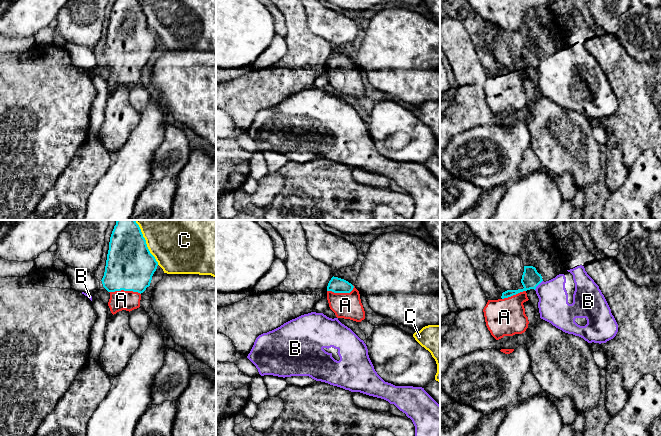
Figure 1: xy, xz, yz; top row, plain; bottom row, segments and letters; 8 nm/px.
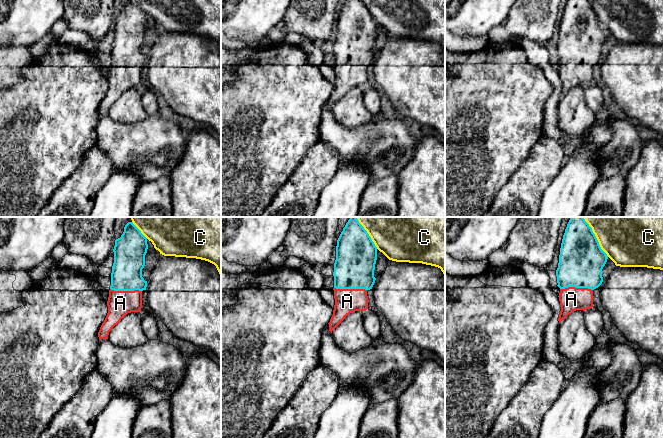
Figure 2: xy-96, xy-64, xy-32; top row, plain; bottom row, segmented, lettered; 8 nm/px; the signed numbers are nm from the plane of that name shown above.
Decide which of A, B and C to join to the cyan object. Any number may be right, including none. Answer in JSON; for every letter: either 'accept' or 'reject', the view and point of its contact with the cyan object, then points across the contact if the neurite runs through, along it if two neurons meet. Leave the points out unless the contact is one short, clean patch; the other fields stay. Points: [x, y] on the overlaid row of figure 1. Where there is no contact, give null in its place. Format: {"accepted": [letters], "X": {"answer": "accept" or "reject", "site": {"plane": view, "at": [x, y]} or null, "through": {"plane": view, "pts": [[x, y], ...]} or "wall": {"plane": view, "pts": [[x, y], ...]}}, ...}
{"accepted": ["A"], "A": {"answer": "accept", "site": {"plane": "xy", "at": [125, 290]}, "through": {"plane": "xy", "pts": [[130, 266], [125, 278], [125, 290], [121, 300]]}}, "B": {"answer": "reject", "site": {"plane": "yz", "at": [538, 284]}}, "C": {"answer": "reject", "site": {"plane": "xy", "at": [145, 242]}}}

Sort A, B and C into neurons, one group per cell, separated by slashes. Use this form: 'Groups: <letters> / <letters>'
Groups: A / B / C

